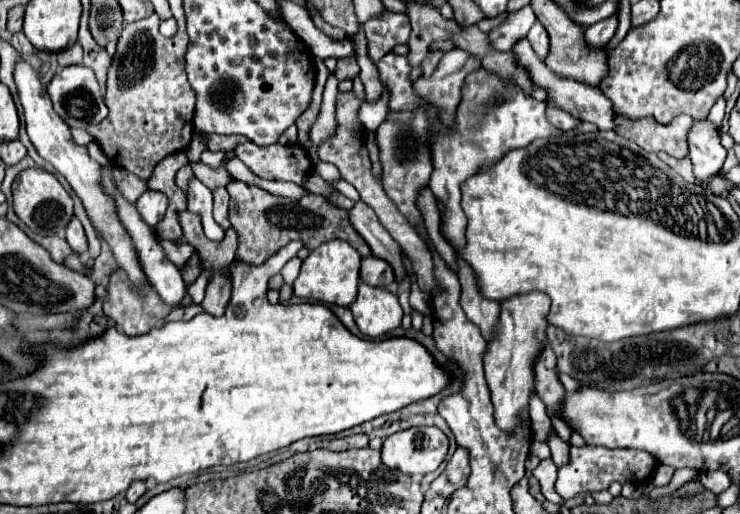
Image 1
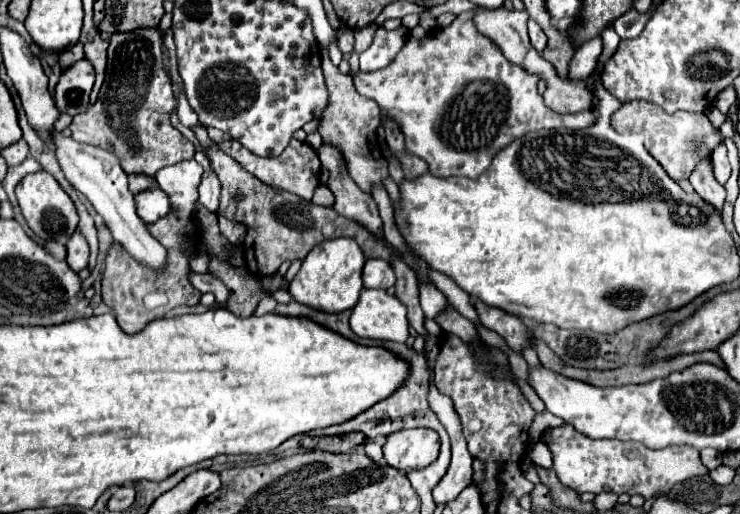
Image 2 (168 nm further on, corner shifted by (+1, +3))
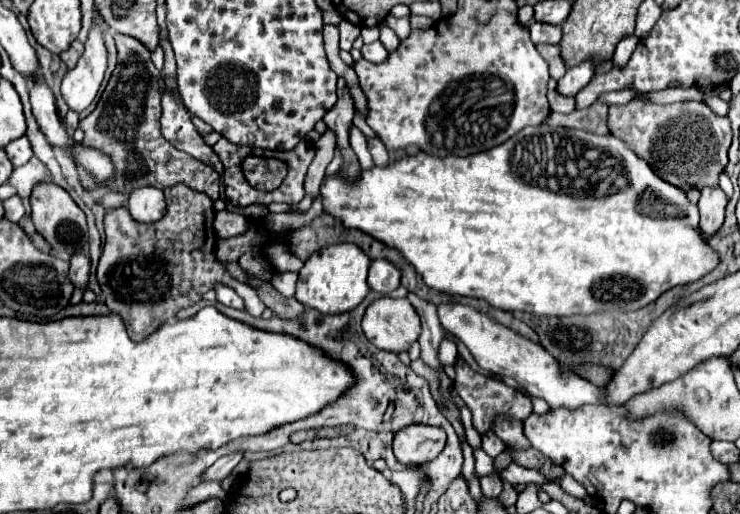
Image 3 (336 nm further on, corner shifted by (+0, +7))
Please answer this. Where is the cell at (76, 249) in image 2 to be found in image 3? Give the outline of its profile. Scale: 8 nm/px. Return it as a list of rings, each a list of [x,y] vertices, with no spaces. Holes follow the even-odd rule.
[[[73,254],[71,256],[71,268],[69,268],[69,280],[75,286],[87,286],[89,268],[91,268],[91,260],[85,254]]]

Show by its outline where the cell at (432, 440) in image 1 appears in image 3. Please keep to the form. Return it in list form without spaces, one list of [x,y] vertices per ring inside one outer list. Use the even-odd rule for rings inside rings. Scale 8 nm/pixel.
[[[411,424],[401,428],[393,438],[395,458],[405,466],[425,464],[445,448],[445,432],[429,424]]]

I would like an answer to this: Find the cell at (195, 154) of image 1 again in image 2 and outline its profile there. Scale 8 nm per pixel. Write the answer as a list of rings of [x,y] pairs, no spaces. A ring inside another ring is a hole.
[[[186,160],[182,164],[162,168],[156,174],[158,186],[168,196],[174,196],[170,212],[162,220],[148,226],[152,230],[152,234],[156,234],[156,240],[168,250],[166,272],[150,272],[150,268],[146,268],[146,264],[138,264],[138,260],[134,260],[118,244],[112,244],[110,250],[108,250],[106,264],[104,264],[106,270],[104,270],[104,278],[102,278],[102,300],[108,308],[112,308],[116,312],[116,320],[126,334],[140,332],[154,318],[162,318],[168,312],[168,308],[174,308],[178,304],[194,306],[200,300],[200,292],[188,282],[188,276],[192,272],[190,270],[190,252],[198,250],[198,240],[202,240],[202,230],[200,230],[200,224],[196,220],[196,214],[194,214],[194,206],[196,206],[196,200],[198,200],[198,184],[202,180],[202,172],[204,170],[196,160]],[[150,292],[162,292],[170,300],[166,300],[166,304],[156,308],[156,310],[148,310],[148,308],[144,308],[142,298]]]

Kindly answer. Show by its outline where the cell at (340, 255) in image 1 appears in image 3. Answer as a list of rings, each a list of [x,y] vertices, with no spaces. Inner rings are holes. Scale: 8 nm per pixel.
[[[355,244],[325,246],[313,252],[313,256],[309,256],[309,260],[299,270],[295,298],[305,308],[315,308],[323,314],[343,314],[347,310],[353,310],[363,302],[363,298],[369,292],[369,286],[367,286],[369,264],[371,264],[371,258]]]

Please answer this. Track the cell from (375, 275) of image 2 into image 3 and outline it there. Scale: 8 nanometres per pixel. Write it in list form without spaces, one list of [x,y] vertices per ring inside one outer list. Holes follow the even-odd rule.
[[[375,260],[369,266],[369,288],[379,294],[389,294],[399,286],[399,270],[389,260]]]

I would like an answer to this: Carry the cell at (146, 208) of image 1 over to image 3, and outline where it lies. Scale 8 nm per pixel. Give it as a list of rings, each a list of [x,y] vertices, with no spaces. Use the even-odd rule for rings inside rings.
[[[137,188],[129,196],[129,212],[139,222],[155,222],[165,214],[165,198],[159,188]]]

